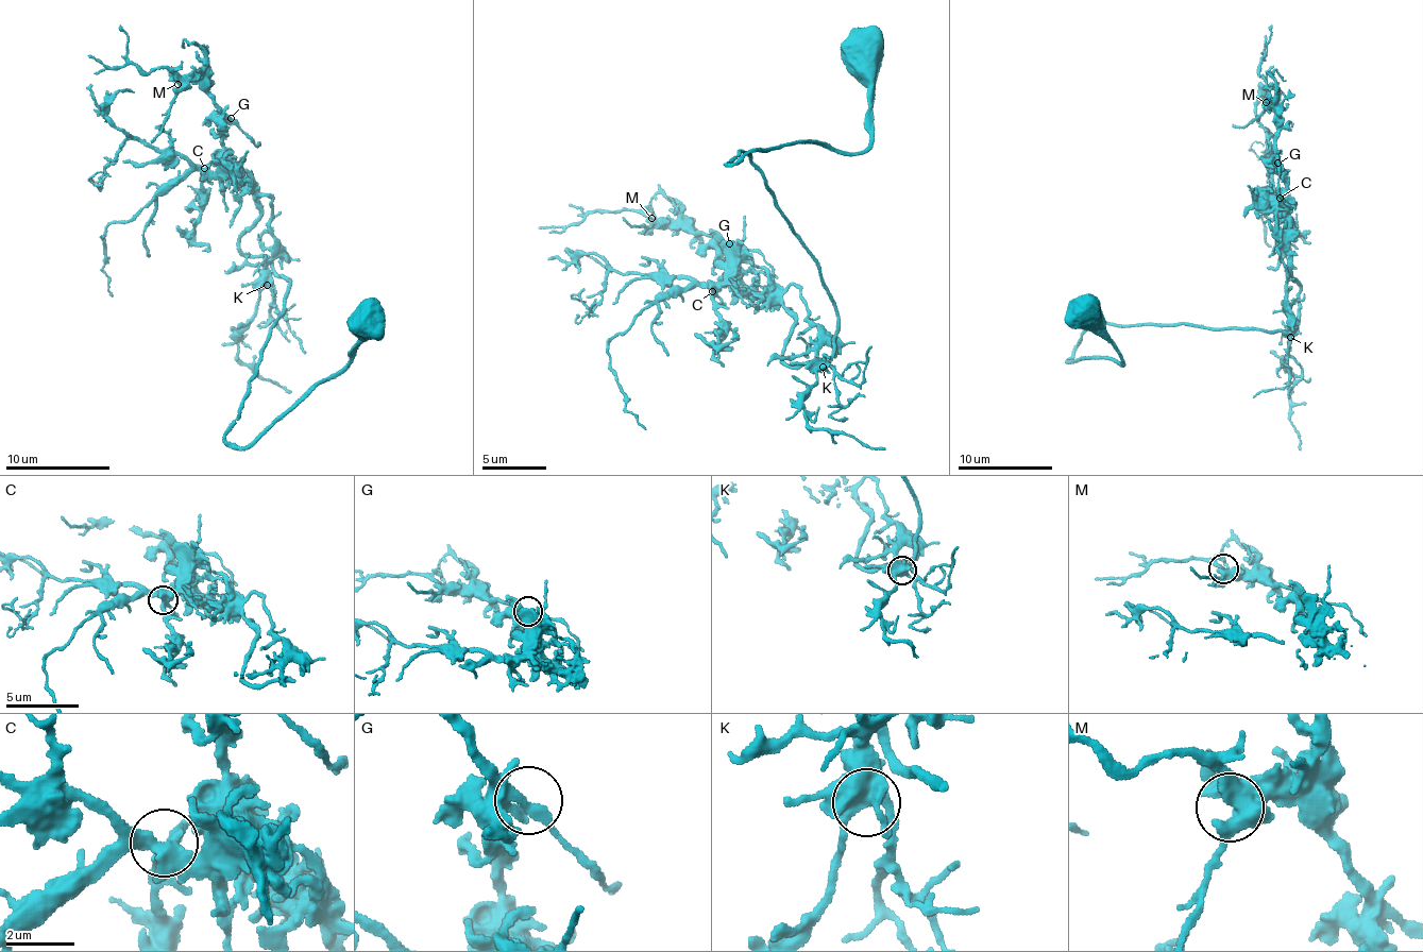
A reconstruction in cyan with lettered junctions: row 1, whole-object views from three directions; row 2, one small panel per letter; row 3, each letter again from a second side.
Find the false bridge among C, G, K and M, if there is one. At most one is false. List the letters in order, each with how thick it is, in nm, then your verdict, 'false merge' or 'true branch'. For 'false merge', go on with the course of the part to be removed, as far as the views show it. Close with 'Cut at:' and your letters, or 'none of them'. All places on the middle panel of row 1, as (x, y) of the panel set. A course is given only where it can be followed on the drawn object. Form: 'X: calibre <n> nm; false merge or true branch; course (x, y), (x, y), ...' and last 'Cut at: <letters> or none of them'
C: calibre 460 nm; true branch
G: calibre 280 nm; true branch
K: calibre 550 nm; true branch
M: calibre 400 nm; true branch
Cut at: none of them

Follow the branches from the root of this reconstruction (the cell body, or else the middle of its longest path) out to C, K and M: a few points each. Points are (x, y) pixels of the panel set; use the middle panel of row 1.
C: (869, 55), (860, 150), (727, 162), (751, 157), (817, 264), (831, 356), (798, 289), (712, 291)
K: (869, 55), (871, 134), (860, 150), (799, 142), (727, 162), (751, 157), (817, 264), (839, 318), (822, 366)
M: (869, 55), (860, 150), (727, 162), (817, 264), (828, 359), (798, 289), (651, 218)

